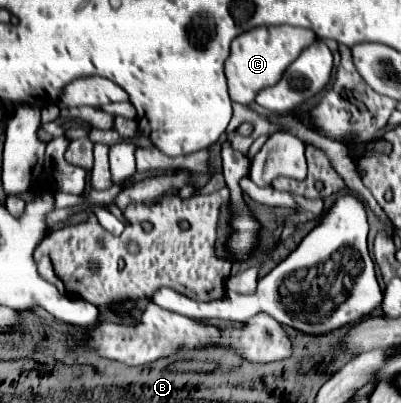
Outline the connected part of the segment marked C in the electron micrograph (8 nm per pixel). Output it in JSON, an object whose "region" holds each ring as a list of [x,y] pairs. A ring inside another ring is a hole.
{"region":[[[291,25],[279,27],[255,27],[241,33],[231,43],[231,55],[225,63],[225,75],[229,83],[229,95],[237,103],[253,103],[259,89],[275,85],[283,71],[299,57],[299,53],[317,41],[317,35],[309,29],[299,29]]]}

